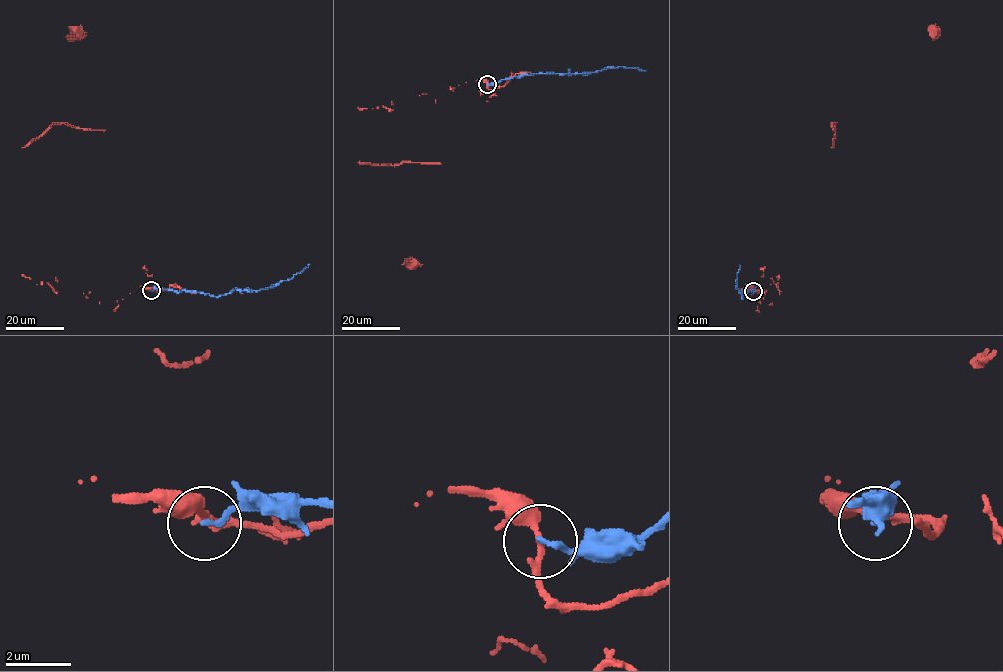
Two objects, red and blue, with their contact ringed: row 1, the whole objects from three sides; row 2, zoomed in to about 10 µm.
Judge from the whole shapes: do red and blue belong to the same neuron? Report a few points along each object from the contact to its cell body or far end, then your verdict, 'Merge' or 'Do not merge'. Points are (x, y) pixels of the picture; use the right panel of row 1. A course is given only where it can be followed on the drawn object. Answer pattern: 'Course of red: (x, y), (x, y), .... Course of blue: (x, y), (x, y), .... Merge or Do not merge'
Course of red: (753, 291), (749, 289), (833, 131), (831, 125), (932, 40), (938, 32), (935, 31). Course of blue: (753, 291), (744, 292), (742, 298), (743, 290), (742, 292), (736, 287), (740, 265). Do not merge

